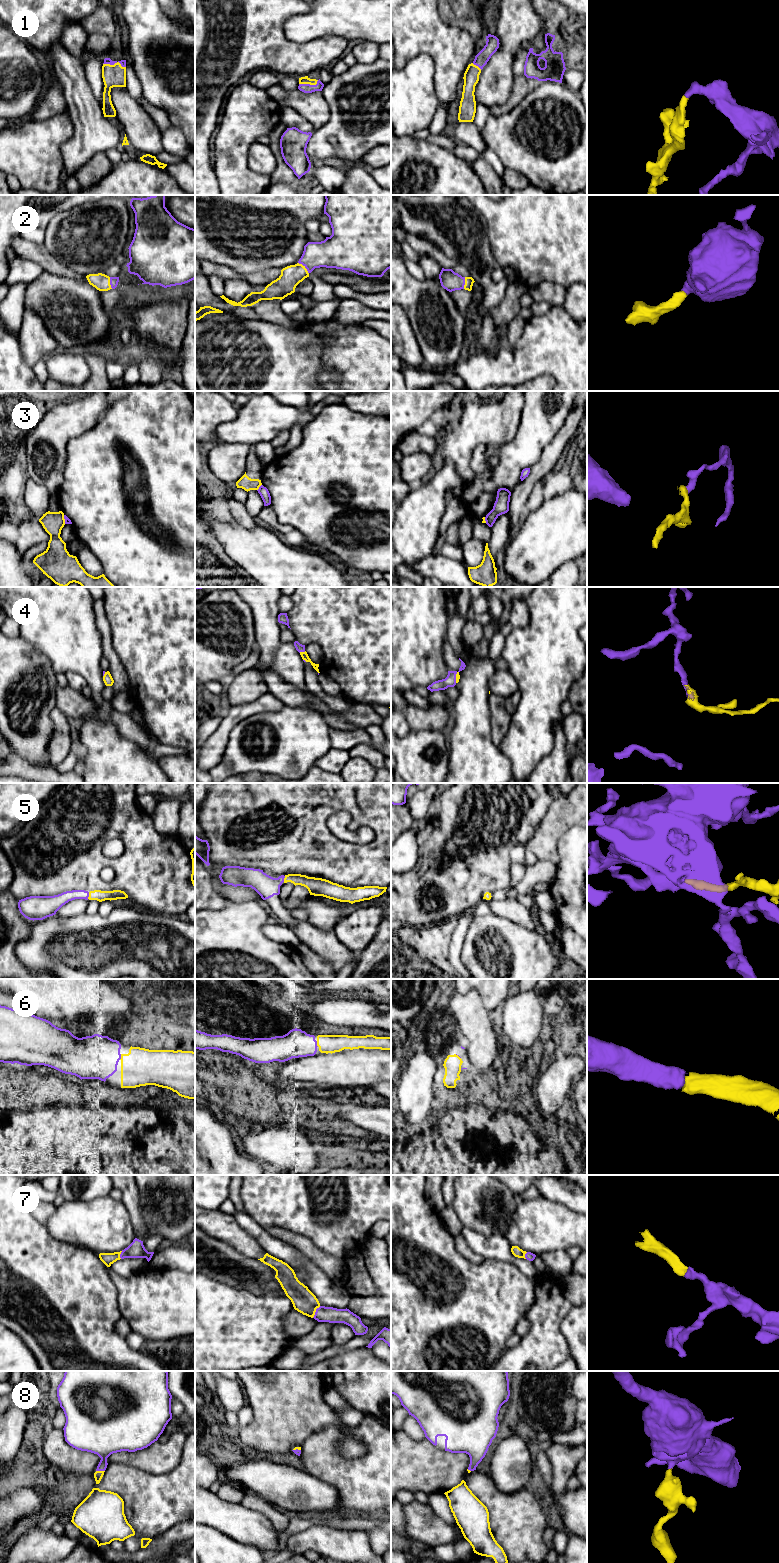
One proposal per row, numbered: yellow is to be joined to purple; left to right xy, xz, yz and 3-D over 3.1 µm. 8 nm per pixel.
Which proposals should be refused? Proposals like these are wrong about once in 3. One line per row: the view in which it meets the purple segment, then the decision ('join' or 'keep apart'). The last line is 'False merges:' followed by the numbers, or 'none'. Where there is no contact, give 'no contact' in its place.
1: meets purple in xy; join
2: meets purple in xz; join
3: meets purple in xz; keep apart
4: meets purple in xz; join
5: meets purple in xy; join
6: meets purple in xy; join
7: meets purple in xz; join
8: meets purple in xy; join
False merges: 3

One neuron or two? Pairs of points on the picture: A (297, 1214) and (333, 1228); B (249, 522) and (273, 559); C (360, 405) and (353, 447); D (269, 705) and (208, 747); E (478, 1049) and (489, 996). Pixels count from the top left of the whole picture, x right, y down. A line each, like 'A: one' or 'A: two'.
A: one
B: two
C: two
D: one
E: two

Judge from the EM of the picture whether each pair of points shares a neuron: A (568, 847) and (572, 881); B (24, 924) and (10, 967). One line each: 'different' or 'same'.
A: same
B: same

